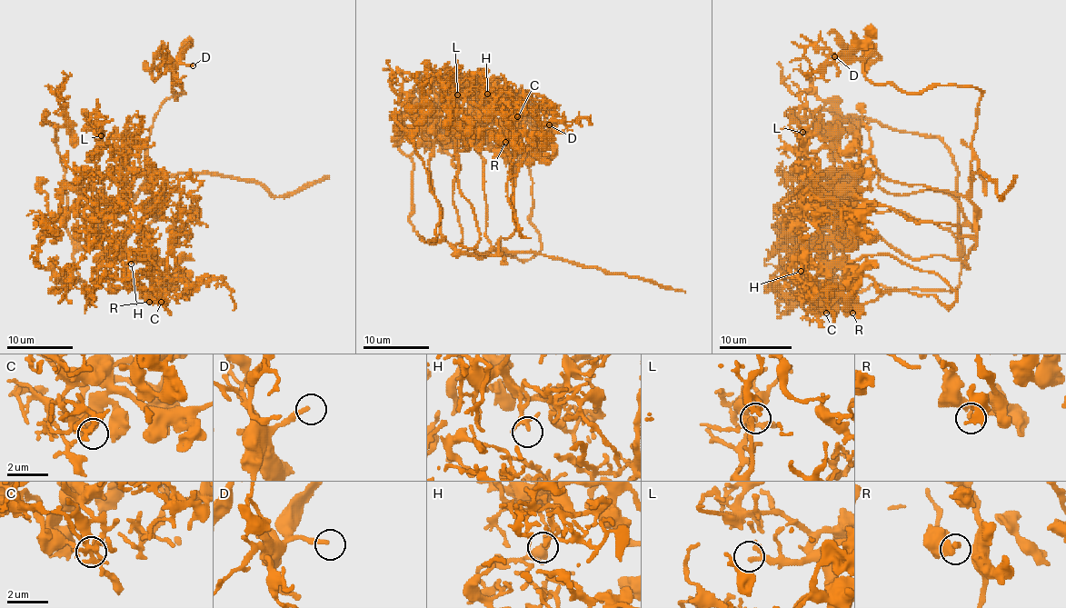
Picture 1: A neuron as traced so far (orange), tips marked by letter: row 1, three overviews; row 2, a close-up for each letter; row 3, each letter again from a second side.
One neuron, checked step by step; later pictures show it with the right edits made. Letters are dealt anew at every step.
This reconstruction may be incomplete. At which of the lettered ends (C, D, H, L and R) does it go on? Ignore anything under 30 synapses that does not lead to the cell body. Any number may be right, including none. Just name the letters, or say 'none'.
D, L

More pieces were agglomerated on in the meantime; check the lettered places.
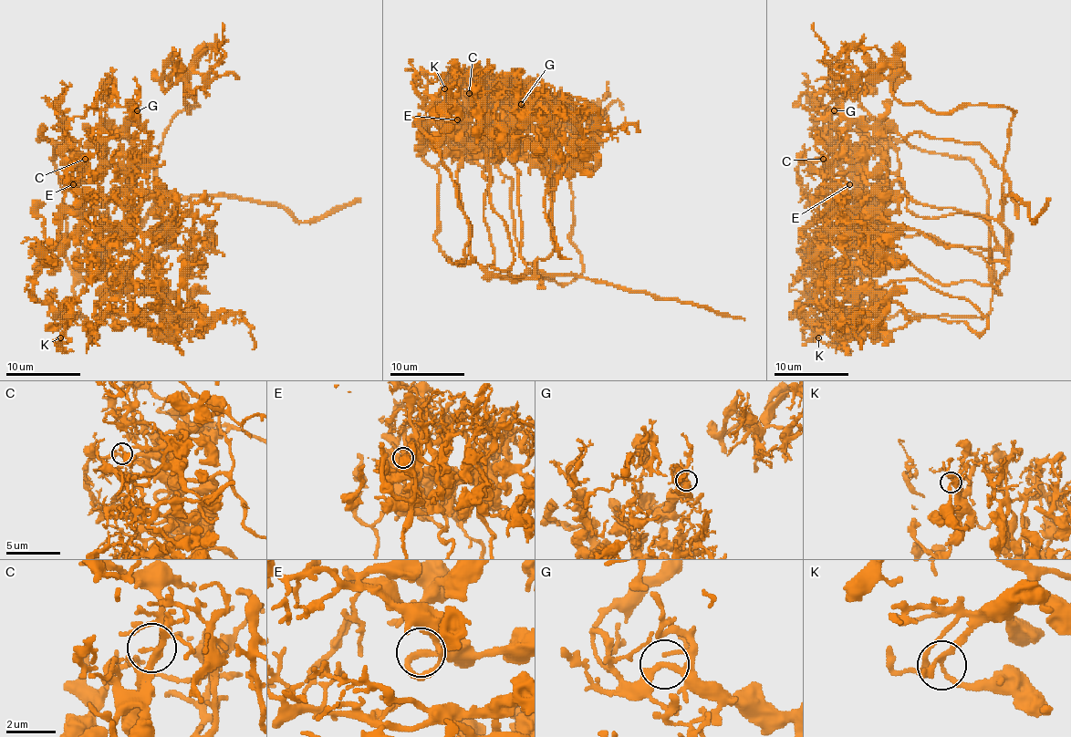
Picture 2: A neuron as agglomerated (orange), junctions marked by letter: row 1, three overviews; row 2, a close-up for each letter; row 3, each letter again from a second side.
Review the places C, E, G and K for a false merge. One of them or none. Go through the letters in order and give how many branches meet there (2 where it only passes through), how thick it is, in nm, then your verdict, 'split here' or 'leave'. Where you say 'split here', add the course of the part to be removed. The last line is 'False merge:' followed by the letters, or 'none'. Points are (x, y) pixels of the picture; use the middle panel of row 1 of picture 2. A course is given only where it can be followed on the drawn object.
C: 3 branches meet; 200 nm thick; leave
E: 3 branches meet; 190 nm thick; leave
G: 3 branches meet; 220 nm thick; leave
K: 3 branches meet; 160 nm thick; leave
False merge: none

